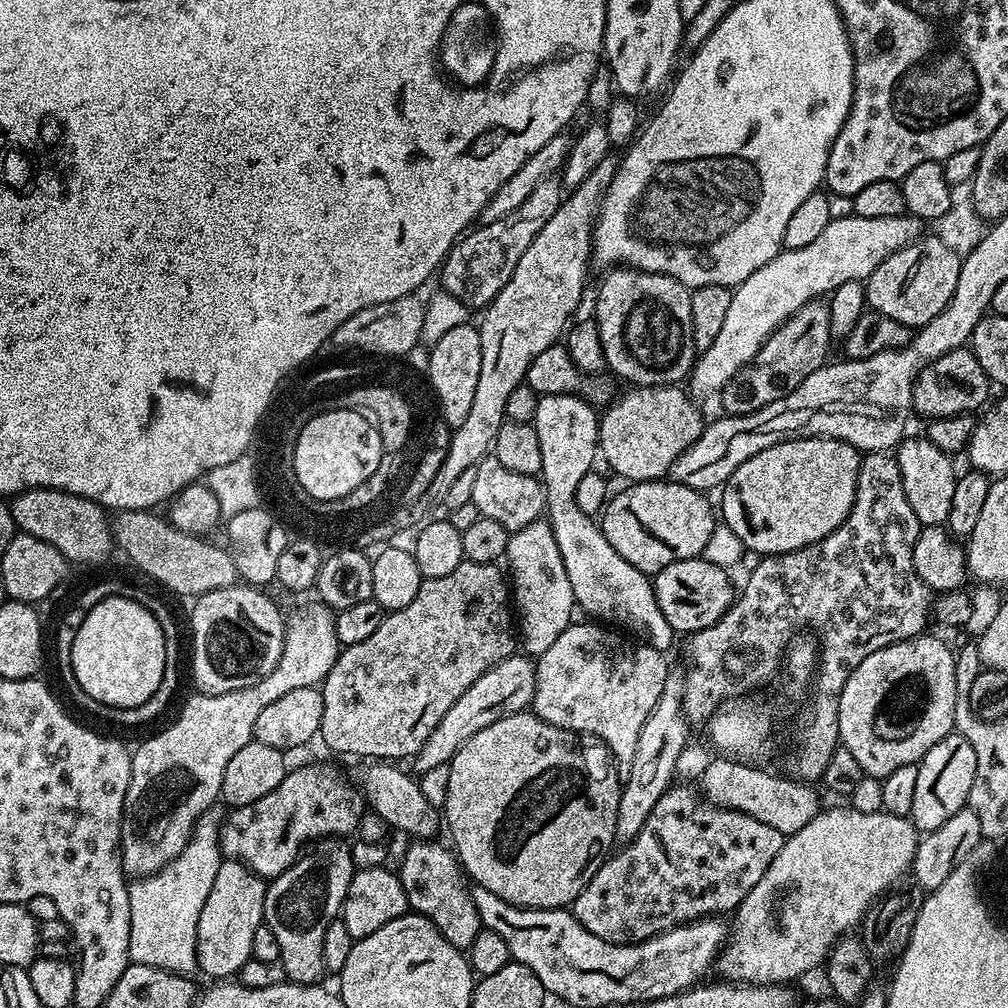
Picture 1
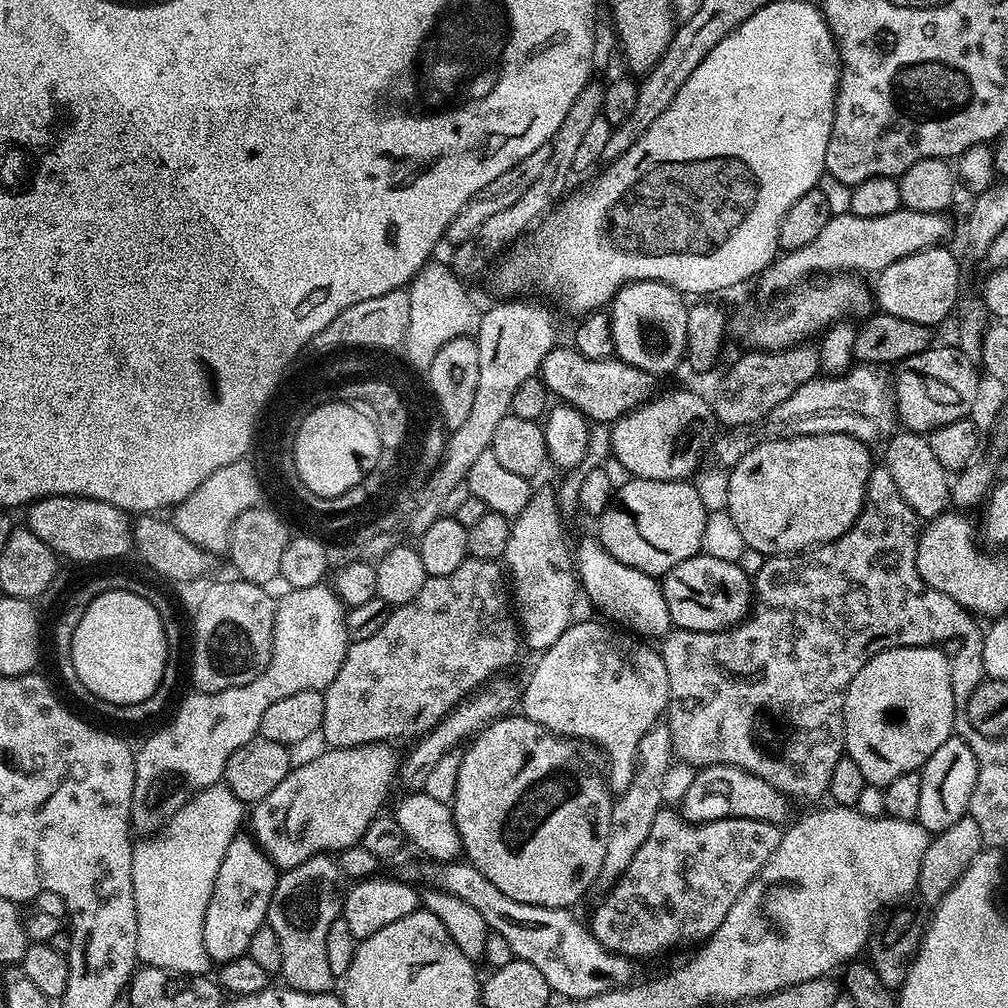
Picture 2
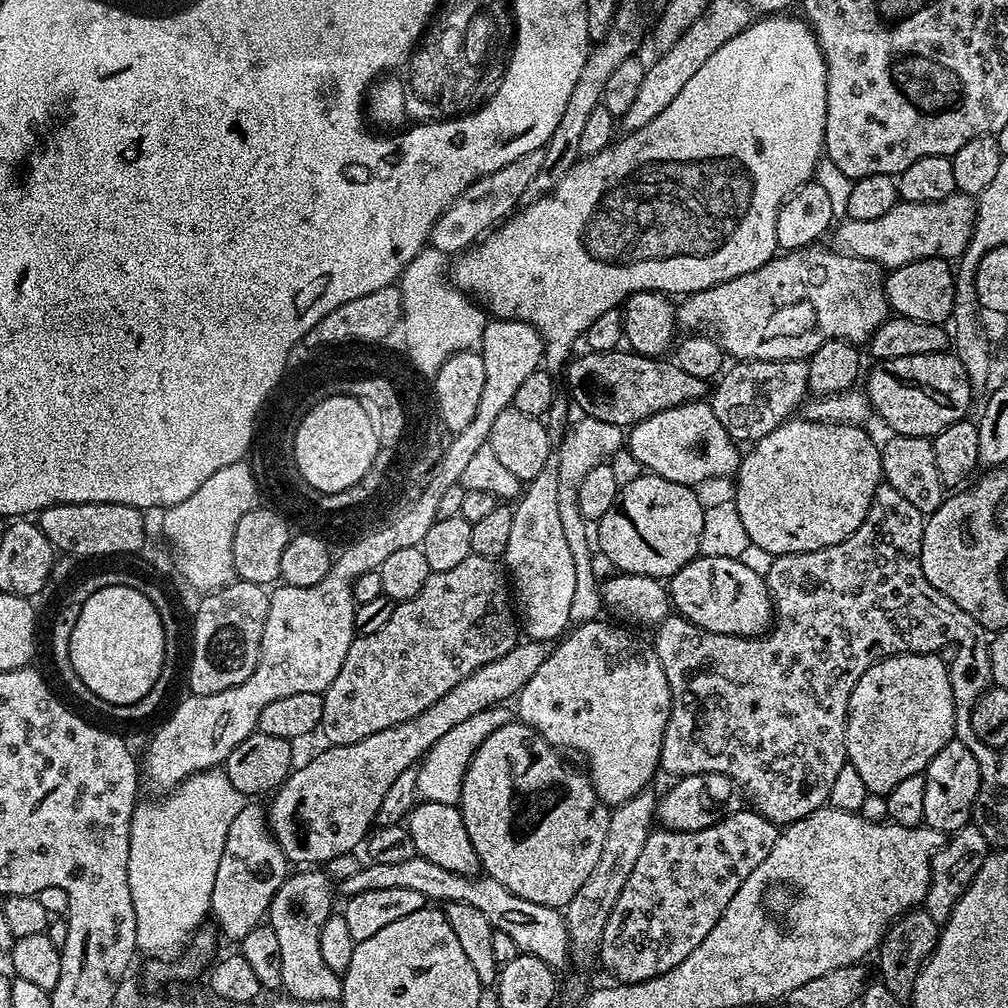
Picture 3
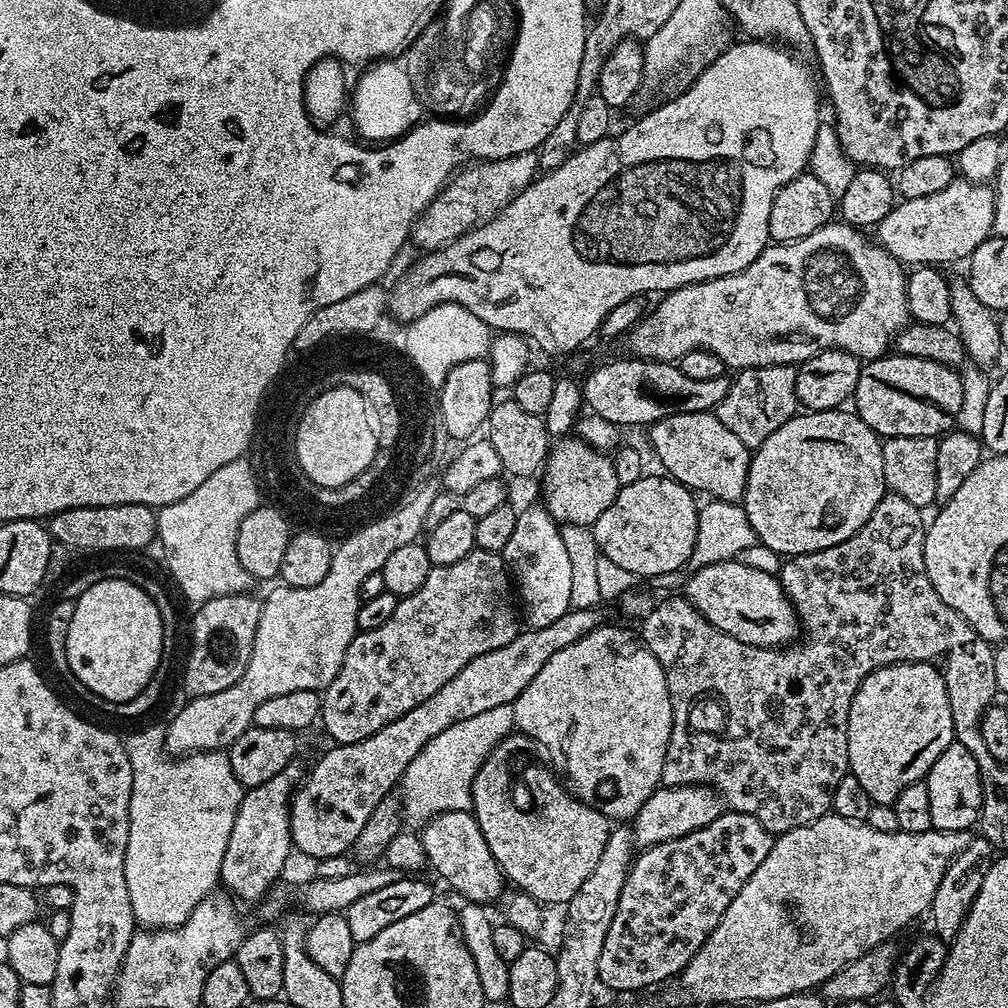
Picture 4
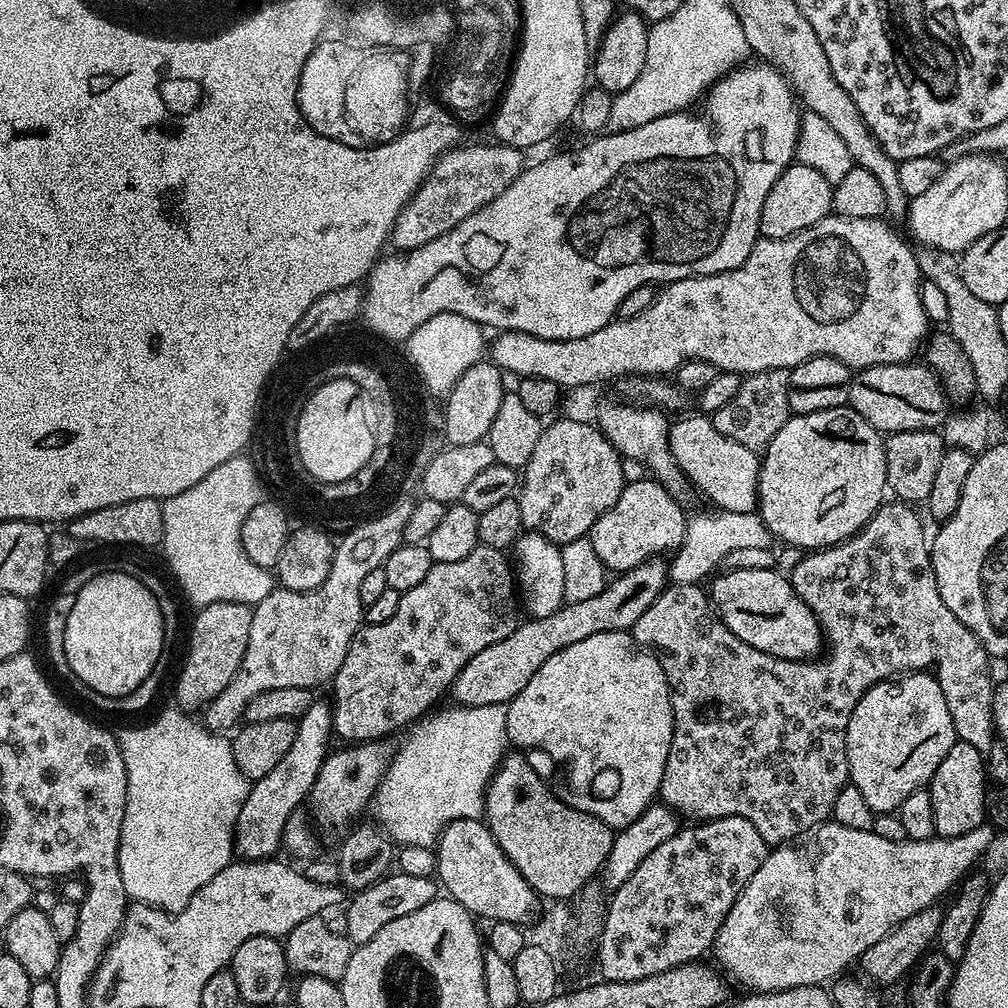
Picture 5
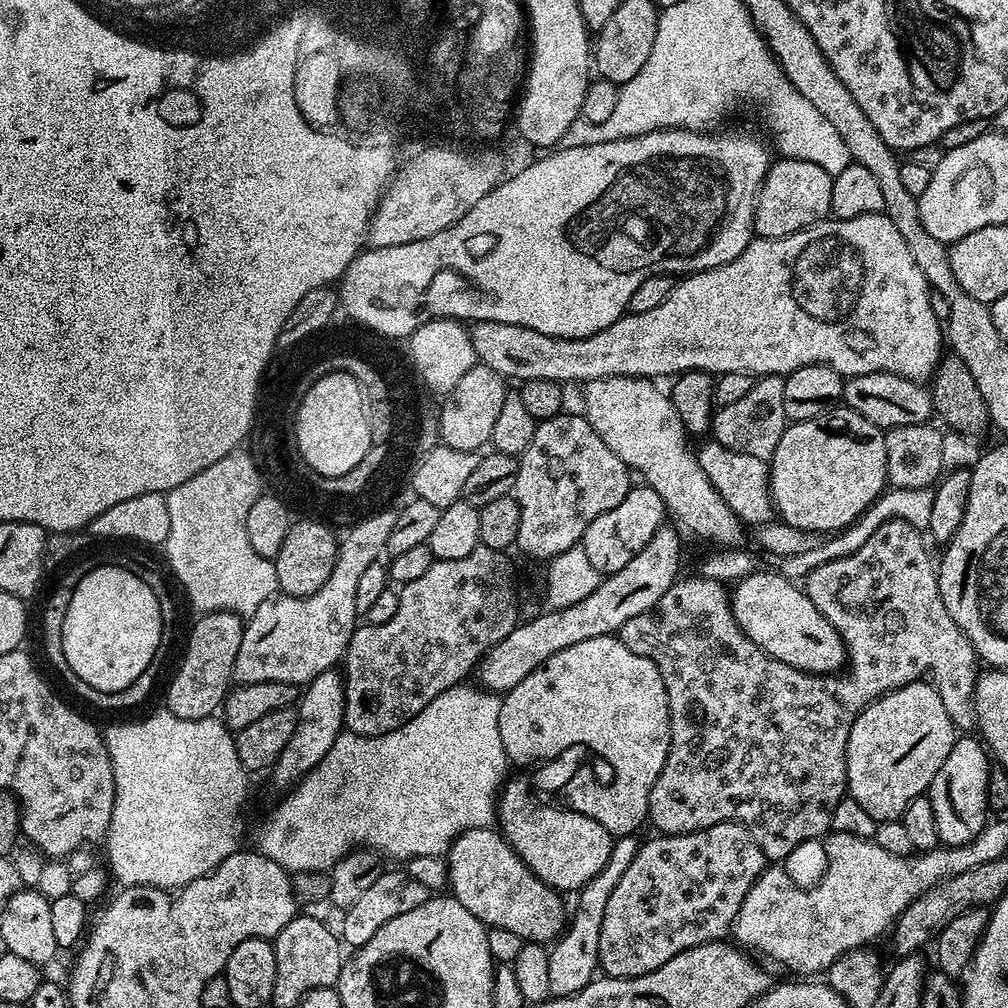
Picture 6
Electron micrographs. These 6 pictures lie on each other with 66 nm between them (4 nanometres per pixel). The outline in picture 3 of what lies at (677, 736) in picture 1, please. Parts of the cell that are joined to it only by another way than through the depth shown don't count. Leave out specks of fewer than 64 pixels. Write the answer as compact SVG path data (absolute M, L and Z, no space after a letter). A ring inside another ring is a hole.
M645 790L625 804L615 805L611 809L606 826L606 843L602 845L598 866L594 866L590 878L582 882L578 894L574 894L574 898L570 898L570 902L562 909L564 925L568 931L568 955L573 965L588 964L597 959L600 939L614 910L614 902L618 902L618 894L622 894L630 879L630 873L638 863L638 854L642 854L642 846L646 846L646 838L654 831L657 799L657 793Z

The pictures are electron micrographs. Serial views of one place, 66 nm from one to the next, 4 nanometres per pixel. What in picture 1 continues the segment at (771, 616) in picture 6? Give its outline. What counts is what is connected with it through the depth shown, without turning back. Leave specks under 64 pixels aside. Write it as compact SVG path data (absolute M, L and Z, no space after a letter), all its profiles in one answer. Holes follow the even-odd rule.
M703 558L670 562L670 566L655 573L652 589L656 592L658 606L666 622L670 622L673 633L691 634L706 630L728 613L734 599L734 588L732 592L732 580L728 574L727 567L715 565Z

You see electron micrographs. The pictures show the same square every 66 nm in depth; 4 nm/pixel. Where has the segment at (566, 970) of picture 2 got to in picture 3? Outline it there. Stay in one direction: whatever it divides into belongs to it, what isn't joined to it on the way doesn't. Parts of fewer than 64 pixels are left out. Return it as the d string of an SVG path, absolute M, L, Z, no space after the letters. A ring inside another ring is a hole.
M416 855L414 858L406 858L406 862L365 863L358 870L358 874L342 881L342 888L345 897L362 894L366 890L418 890L418 894L422 894L428 902L439 902L444 906L474 906L482 910L482 914L486 914L495 931L510 937L514 946L523 955L540 958L553 970L560 970L560 967L564 963L567 965L570 960L568 931L564 925L563 915L555 908L547 908L538 902L526 902L526 898L518 898L518 894L506 890L502 882L486 874L454 874L454 870L445 870L443 866L437 866L426 857Z

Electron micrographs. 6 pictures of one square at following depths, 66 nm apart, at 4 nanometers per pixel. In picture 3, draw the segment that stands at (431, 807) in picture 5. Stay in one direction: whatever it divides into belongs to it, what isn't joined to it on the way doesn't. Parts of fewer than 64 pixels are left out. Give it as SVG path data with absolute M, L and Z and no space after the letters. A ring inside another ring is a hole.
M497 706L482 710L482 714L474 714L474 718L466 718L466 722L454 726L447 734L442 734L438 742L434 742L432 749L424 755L424 759L416 768L416 791L421 801L459 805L466 770L484 739L494 734L494 730L509 723L510 712L508 716L506 709L507 707Z

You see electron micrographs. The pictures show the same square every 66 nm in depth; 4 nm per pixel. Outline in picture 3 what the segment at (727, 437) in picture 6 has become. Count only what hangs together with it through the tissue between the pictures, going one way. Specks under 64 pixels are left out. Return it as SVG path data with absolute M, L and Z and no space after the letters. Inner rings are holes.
M741 360L733 363L715 381L710 392L710 403L718 422L726 426L726 434L730 434L737 442L755 442L766 438L770 430L782 426L785 420L793 415L792 412L805 403L808 391L808 361L807 360Z

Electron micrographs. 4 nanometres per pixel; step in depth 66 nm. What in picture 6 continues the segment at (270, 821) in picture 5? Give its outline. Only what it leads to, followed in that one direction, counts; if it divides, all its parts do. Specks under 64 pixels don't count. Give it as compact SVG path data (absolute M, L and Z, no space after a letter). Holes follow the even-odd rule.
M339 671L318 674L303 689L302 695L294 708L296 725L290 742L286 742L286 750L278 754L275 764L270 769L272 784L280 790L291 789L303 776L322 762L326 754L330 754L330 746L345 731L344 726L344 677Z

